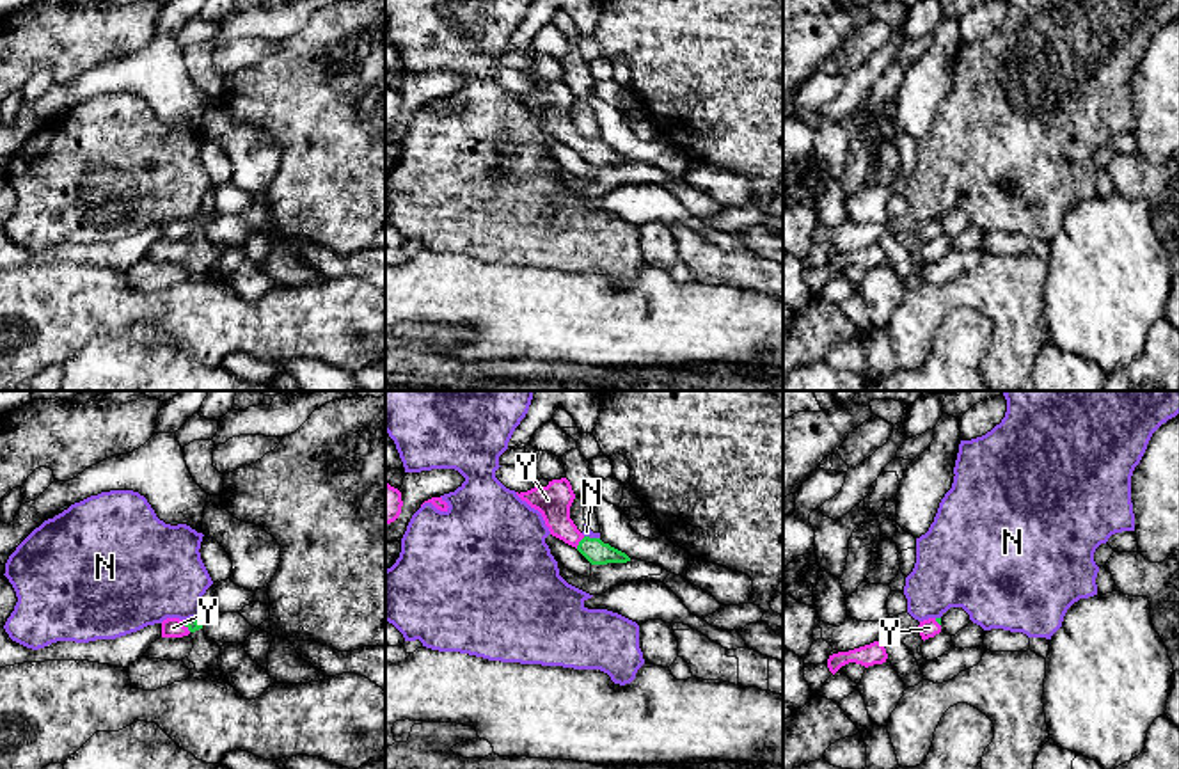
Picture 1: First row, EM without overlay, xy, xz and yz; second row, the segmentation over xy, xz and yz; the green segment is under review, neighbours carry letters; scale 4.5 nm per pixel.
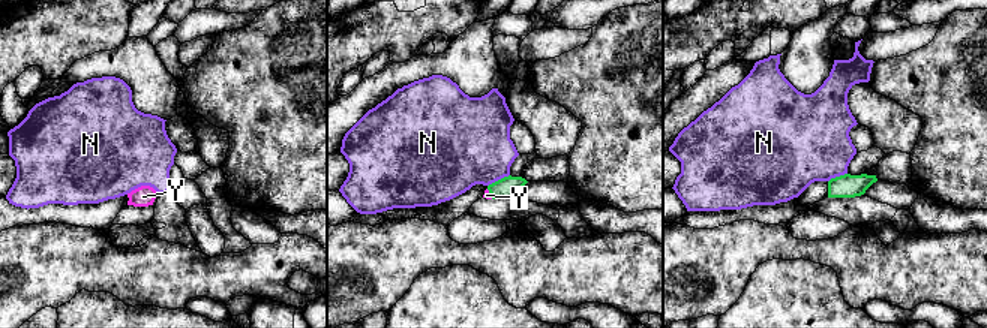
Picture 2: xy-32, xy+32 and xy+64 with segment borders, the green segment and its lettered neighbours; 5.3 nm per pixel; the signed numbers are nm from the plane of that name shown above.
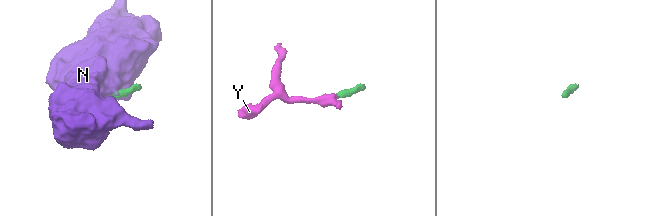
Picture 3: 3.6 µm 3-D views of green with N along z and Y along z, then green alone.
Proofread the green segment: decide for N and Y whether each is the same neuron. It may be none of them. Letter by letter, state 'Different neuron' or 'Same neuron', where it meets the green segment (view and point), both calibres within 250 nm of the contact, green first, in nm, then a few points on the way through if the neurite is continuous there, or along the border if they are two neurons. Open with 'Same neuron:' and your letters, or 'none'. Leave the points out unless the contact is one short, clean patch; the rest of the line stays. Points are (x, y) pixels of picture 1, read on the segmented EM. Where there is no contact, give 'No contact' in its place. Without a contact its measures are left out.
Same neuron: Y
N: Different neuron. Touches green at xy (192, 618). Thickness 50 nm (green) against 400 nm. Boundary: xy (183, 618), (194, 618), (201, 626)
Y: Same neuron. Touches green at xz (579, 542). Thickness 110 nm (green) against 160 nm. Path across: xz (595, 551), (579, 542), (558, 521), (553, 501)

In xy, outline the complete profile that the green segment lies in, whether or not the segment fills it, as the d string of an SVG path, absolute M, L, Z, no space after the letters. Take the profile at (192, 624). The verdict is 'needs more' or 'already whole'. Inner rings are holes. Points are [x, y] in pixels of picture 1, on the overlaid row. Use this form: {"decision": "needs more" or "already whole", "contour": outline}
{"decision": "needs more", "contour": "M167 618L162 622L162 638L183 638L199 629L202 629L202 625L199 625L195 618Z"}

